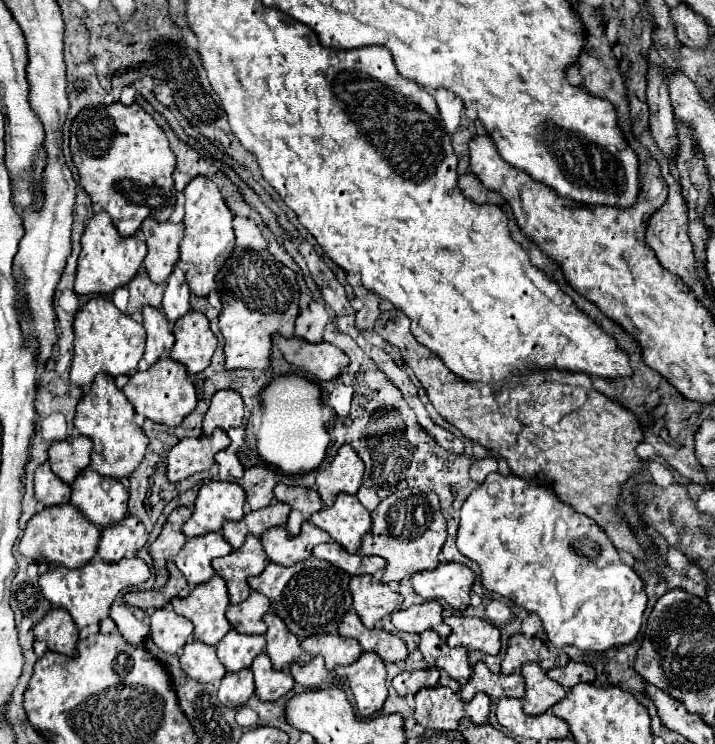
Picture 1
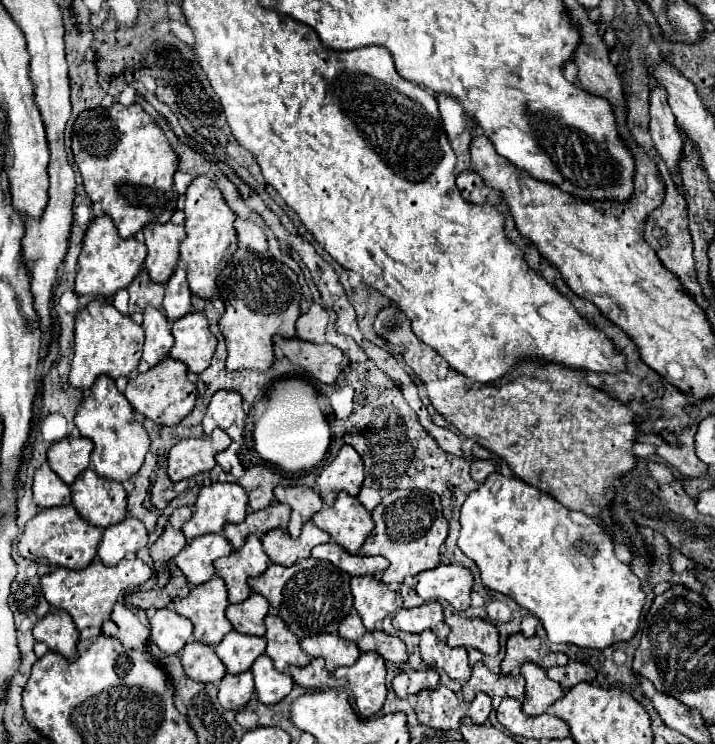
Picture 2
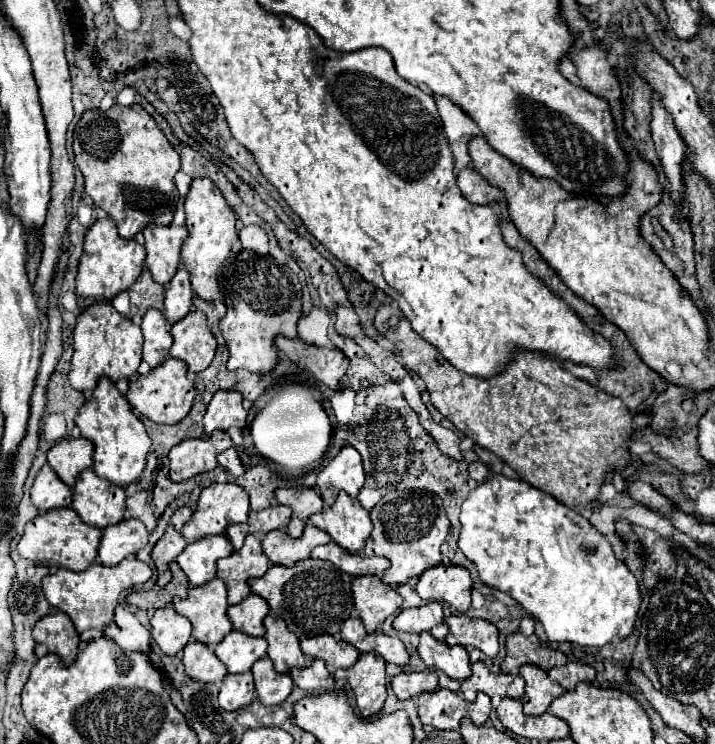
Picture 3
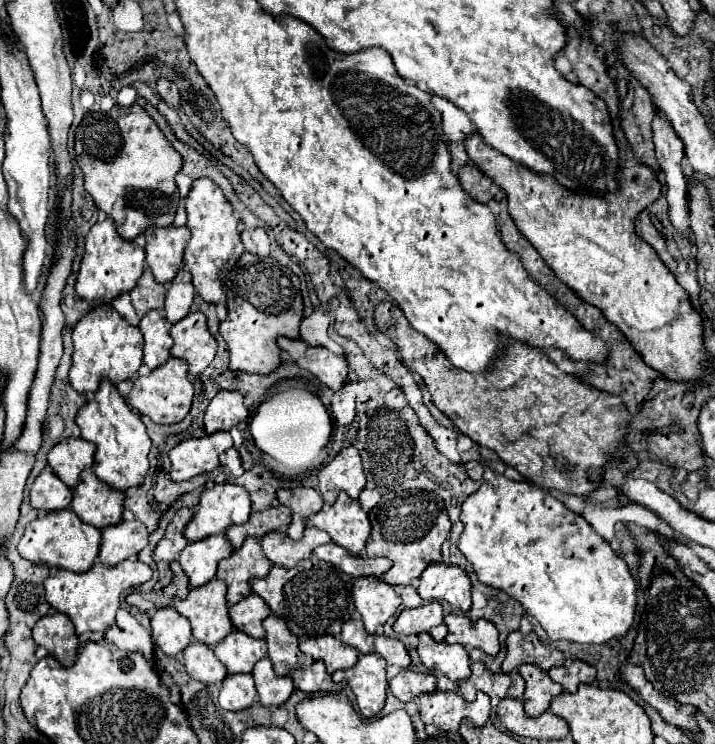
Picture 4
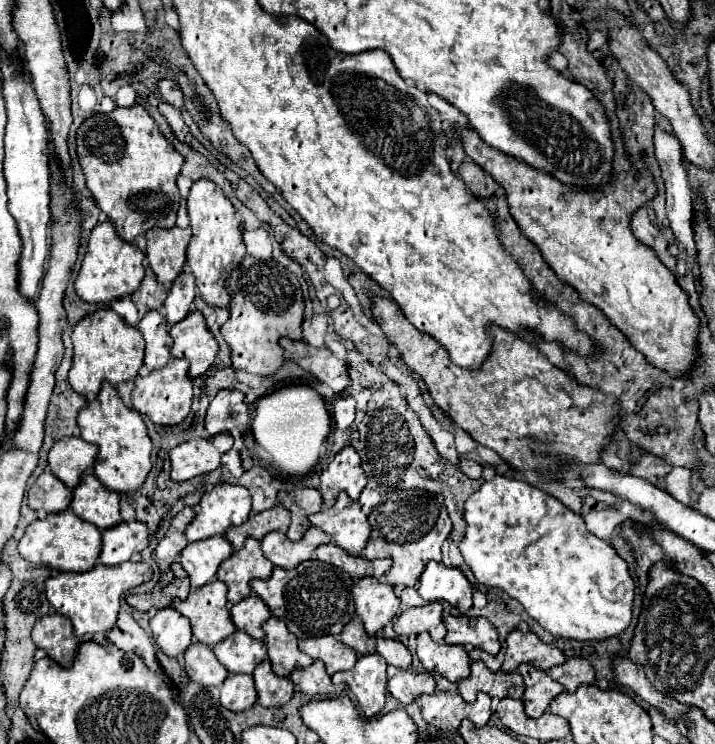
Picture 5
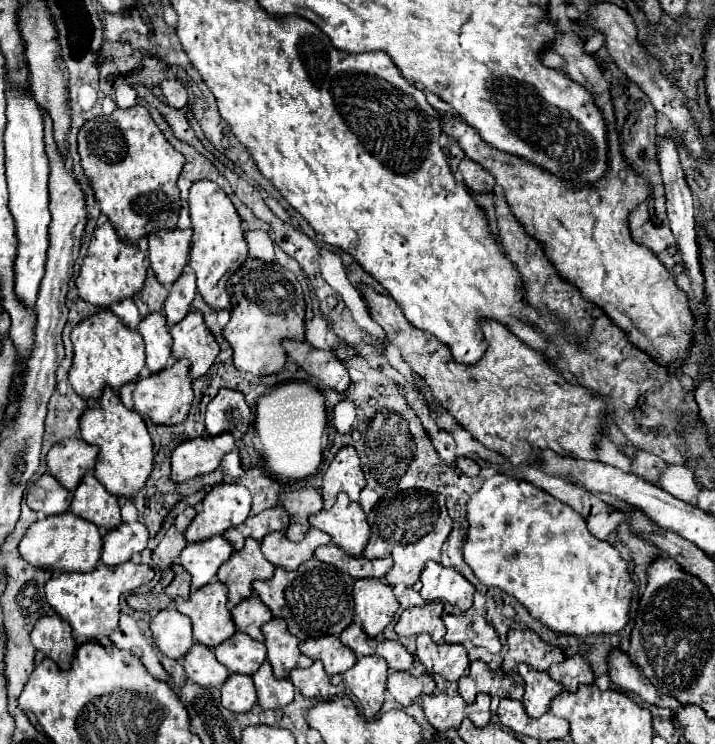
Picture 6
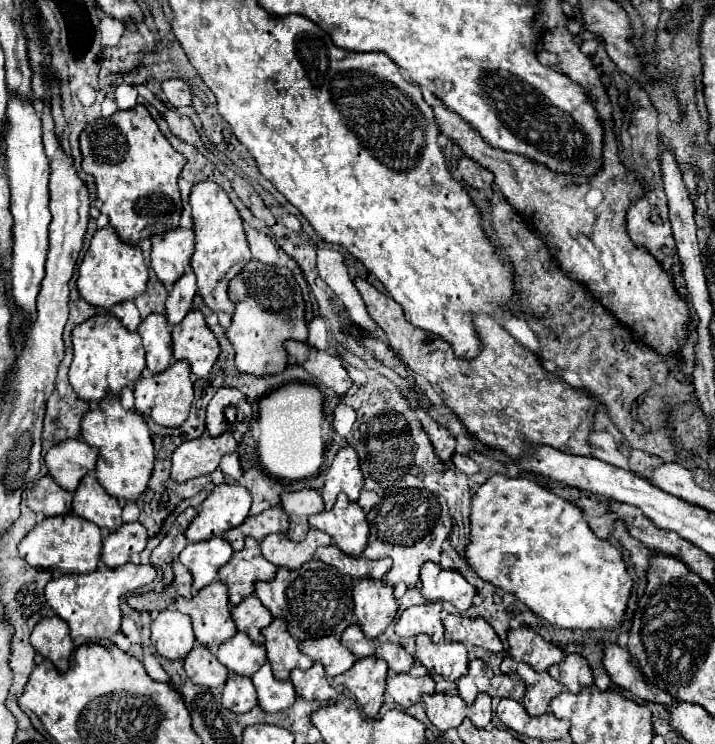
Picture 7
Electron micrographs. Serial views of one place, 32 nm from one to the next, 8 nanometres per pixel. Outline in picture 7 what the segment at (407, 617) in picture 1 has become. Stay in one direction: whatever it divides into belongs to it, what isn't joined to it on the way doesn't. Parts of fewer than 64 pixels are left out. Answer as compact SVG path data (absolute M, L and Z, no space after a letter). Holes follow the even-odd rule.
M440 602L412 606L402 612L394 630L398 636L404 636L404 638L428 634L434 642L440 642L440 640L444 640L444 626L442 626L440 612L442 612Z

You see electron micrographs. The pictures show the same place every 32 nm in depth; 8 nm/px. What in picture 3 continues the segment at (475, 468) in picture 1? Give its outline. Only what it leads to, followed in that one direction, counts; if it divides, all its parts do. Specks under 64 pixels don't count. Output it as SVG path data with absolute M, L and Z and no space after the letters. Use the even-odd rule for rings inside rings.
M480 460L470 462L470 478L472 478L472 480L476 480L476 482L484 482L486 476L488 476L488 472L490 472L488 464L484 464L484 462L480 462Z

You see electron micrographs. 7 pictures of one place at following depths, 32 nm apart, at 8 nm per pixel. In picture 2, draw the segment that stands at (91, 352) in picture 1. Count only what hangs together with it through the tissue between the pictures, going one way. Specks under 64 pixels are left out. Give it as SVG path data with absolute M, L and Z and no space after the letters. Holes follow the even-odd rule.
M104 298L92 300L76 314L70 384L74 388L86 390L94 384L94 380L100 374L106 374L110 378L132 376L142 358L142 346L144 346L144 328L140 324L136 324L130 316L120 314L110 300Z

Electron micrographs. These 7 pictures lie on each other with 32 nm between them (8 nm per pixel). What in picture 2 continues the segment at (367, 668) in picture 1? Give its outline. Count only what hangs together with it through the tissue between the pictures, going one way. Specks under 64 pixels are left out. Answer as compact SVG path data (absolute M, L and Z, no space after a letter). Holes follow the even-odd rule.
M362 652L356 664L338 668L334 676L348 680L360 716L368 718L378 714L384 706L388 694L386 674L382 656L376 656L376 652Z

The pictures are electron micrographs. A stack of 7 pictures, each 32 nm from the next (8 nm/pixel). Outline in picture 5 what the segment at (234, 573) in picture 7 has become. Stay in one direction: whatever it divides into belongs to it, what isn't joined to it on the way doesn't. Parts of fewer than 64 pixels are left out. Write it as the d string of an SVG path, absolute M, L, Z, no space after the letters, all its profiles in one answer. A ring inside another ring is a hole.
M248 538L240 550L232 552L232 556L220 564L216 578L228 586L228 602L236 604L252 592L250 580L268 578L272 568L274 564L262 556L260 540Z

